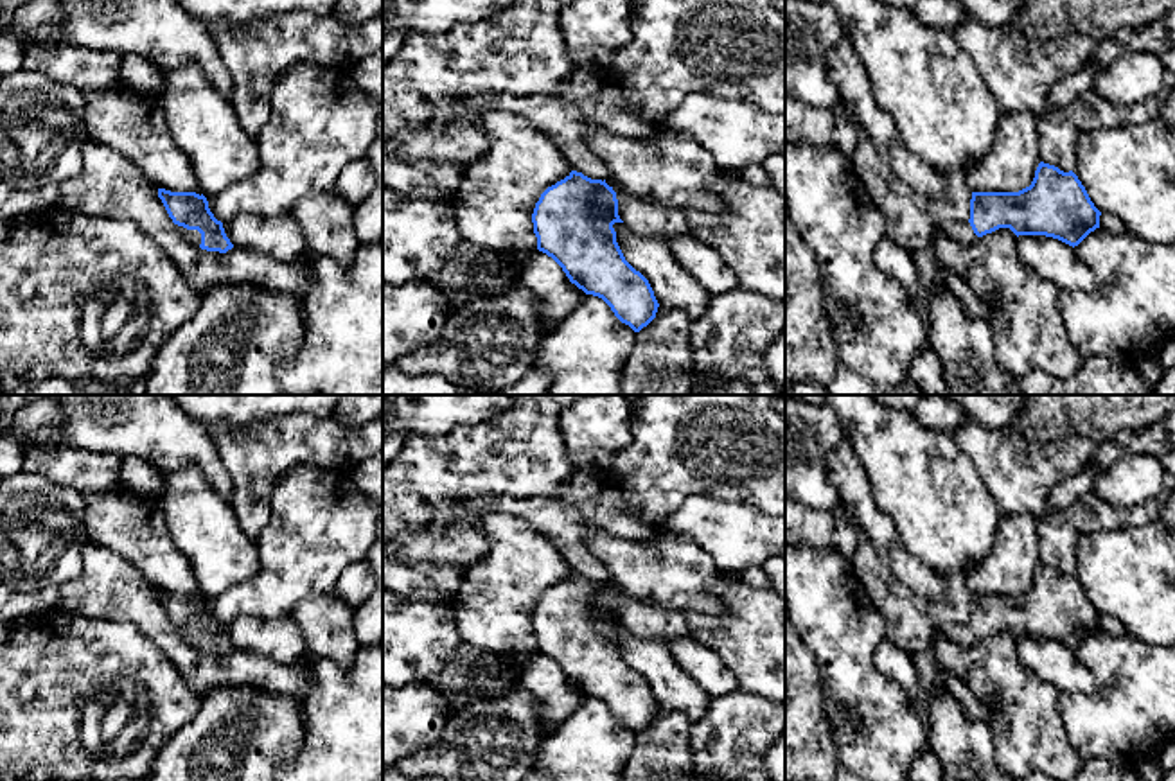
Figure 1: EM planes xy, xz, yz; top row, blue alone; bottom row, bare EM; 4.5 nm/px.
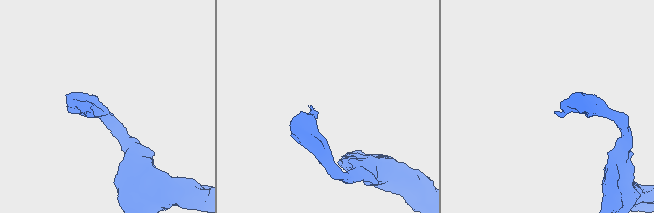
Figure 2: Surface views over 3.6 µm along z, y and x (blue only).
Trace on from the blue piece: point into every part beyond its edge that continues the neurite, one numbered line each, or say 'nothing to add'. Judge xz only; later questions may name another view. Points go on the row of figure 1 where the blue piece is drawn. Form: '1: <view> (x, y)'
nothing to add

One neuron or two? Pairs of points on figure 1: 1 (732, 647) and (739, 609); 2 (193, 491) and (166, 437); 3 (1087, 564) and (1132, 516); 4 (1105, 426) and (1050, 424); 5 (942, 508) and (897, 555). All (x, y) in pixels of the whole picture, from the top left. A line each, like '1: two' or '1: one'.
1: one
2: two
3: two
4: one
5: two

